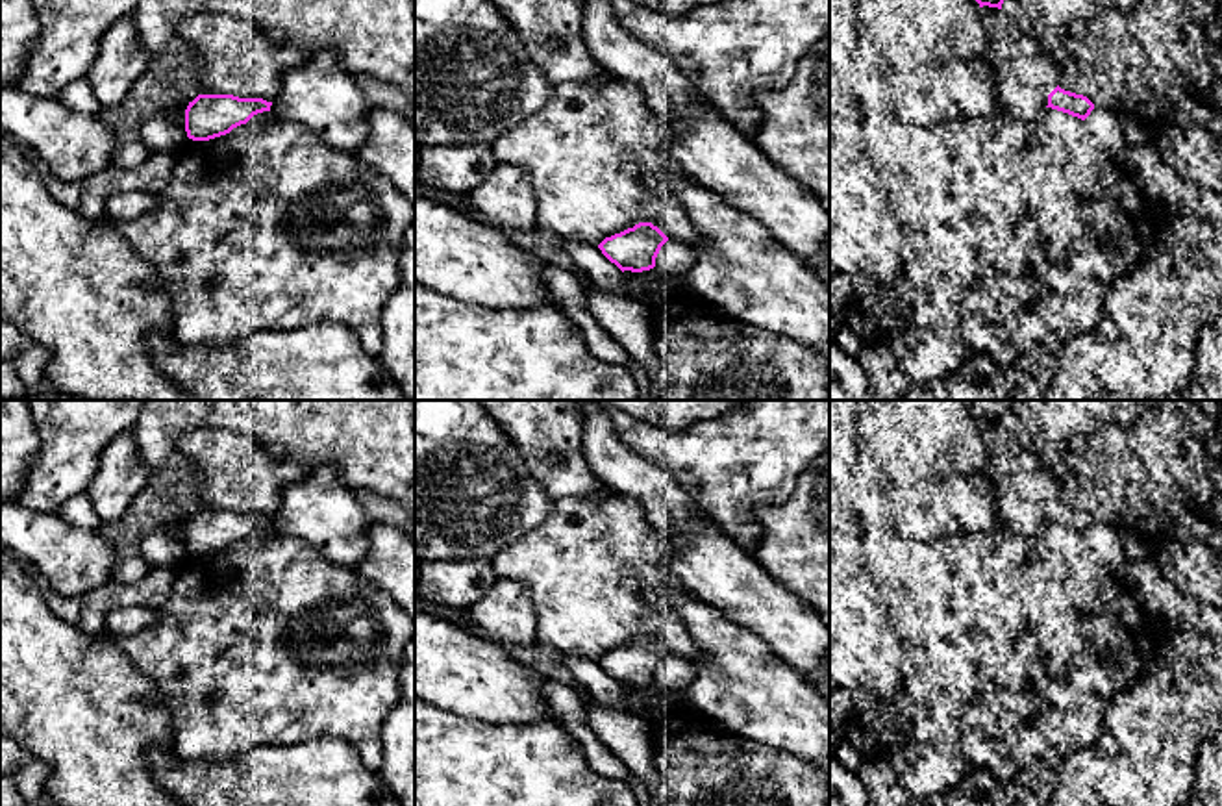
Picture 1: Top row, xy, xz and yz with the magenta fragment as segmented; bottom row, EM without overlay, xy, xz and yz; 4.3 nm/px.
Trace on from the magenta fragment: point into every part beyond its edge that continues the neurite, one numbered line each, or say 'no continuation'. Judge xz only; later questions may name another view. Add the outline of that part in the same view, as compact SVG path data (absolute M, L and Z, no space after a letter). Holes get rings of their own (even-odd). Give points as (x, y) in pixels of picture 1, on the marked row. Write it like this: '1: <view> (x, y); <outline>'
no continuation

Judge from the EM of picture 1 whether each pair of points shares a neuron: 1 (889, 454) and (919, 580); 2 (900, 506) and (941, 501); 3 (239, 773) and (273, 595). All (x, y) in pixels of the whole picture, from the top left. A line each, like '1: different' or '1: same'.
1: different
2: same
3: different

